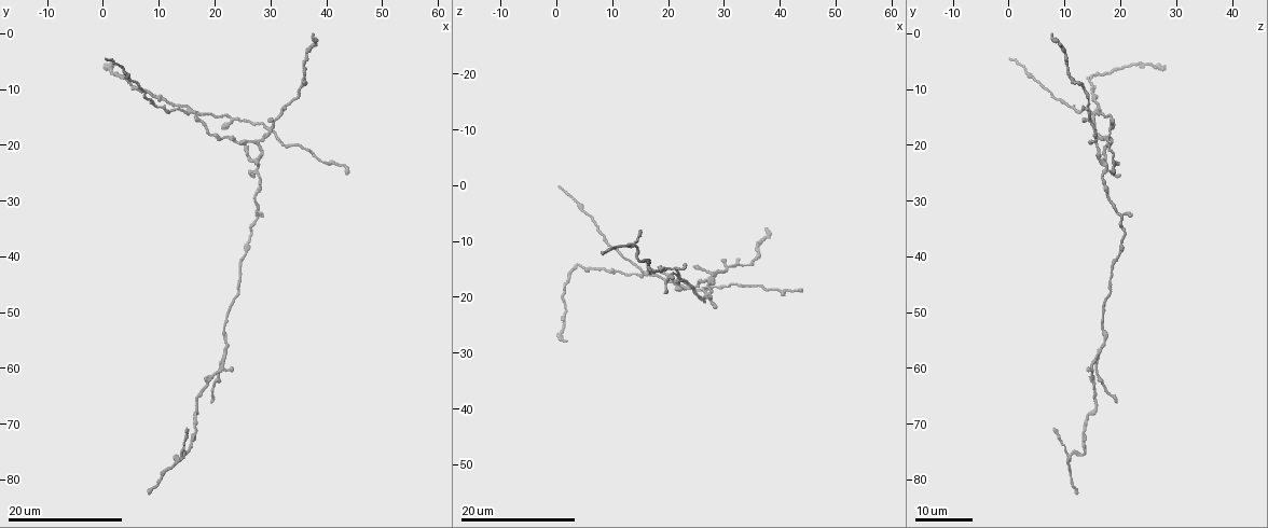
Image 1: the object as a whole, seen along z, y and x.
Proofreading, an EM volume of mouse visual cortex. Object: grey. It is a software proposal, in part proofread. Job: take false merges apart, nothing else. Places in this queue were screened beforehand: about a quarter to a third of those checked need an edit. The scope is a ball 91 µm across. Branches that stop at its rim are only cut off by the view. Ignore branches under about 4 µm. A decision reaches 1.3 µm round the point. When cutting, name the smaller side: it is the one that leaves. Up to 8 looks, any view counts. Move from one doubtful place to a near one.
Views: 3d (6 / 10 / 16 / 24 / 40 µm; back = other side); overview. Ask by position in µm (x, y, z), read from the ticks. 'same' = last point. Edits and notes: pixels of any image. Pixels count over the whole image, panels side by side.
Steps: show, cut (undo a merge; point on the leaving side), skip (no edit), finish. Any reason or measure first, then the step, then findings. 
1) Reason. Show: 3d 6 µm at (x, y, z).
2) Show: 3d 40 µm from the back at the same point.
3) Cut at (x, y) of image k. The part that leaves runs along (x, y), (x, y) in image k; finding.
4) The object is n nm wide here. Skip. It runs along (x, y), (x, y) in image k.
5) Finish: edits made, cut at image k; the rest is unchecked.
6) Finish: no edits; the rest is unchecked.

Arms part here. Show: 3d 24 µm at (16.5, 13.5, 15.5).

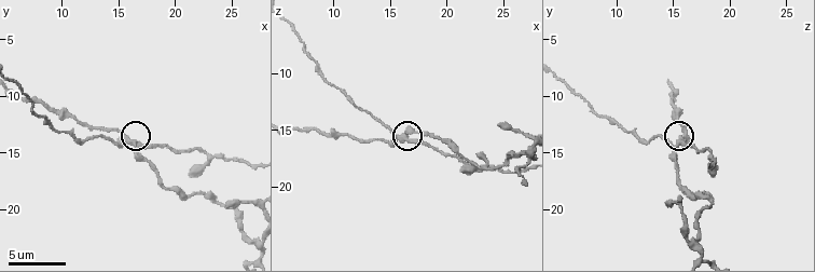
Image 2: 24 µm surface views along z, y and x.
Show: 3d 6 µm at (16.4, 14.0, 15.6).

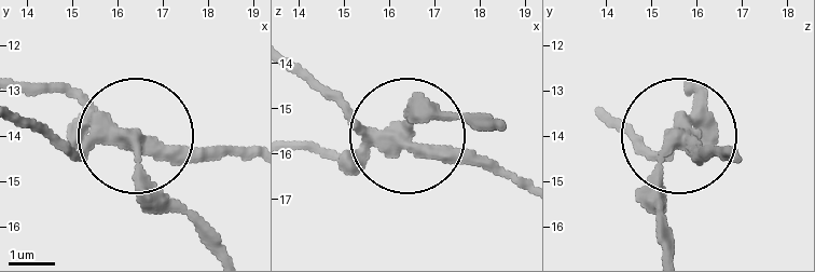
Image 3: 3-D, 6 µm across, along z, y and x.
The object is 320 nm wide here. Cut at (178, 148) of image 3. The part that leaves runs along (115, 139), (250, 151) in image 3; two neurons meet here.

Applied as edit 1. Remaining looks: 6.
Show: 3d 16 µm at (27.5, 23.0, 16.5).

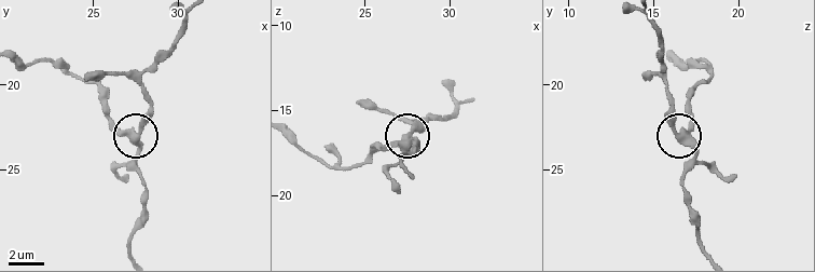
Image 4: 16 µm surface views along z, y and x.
Show: 3d 10 µm at (27.6, 22.9, 16.6).

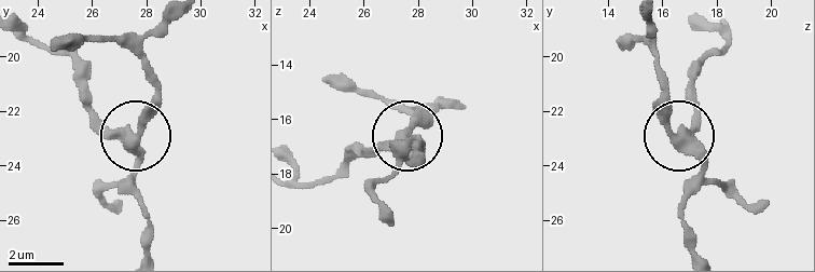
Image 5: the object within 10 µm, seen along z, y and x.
Show: 3d 10 µm from the back at (27.5, 22.9, 16.5).

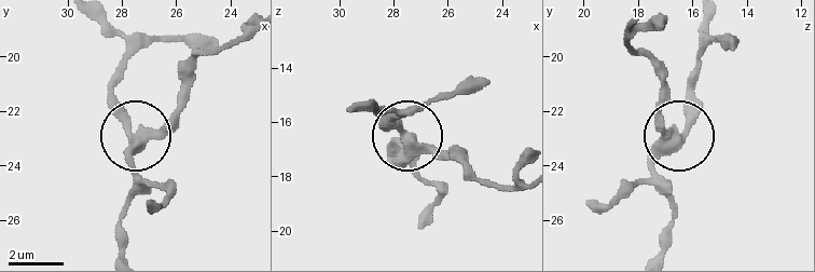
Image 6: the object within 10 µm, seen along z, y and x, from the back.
The object is 350 nm wide here. Skip. It runs along (661, 250), (675, 209), (654, 167), (687, 125), (695, 79) in image 6; continuous, no second neuron.

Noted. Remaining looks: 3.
Small branch off a trunk. Show: 3d 24 µm at (13.5, 76.0, 10.5).

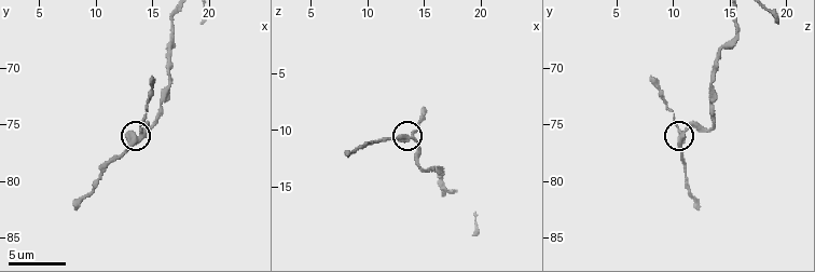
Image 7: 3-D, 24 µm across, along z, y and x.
Show: 3d 10 µm at (14.2, 75.8, 10.8).

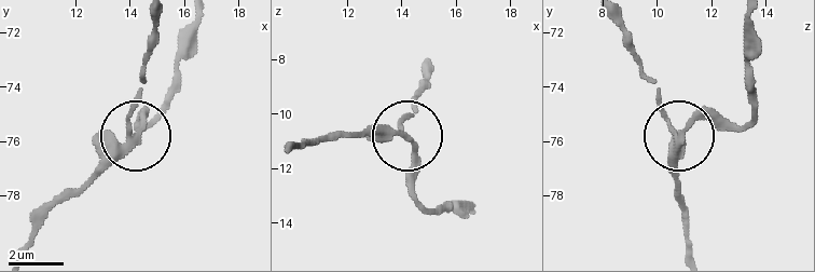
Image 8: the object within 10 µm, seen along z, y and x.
The object is 220 nm wide here. Cut at (130, 105) of image 8. The part that leaves runs along (132, 139), (153, 24) in image 8; a second neuron is stuck on.

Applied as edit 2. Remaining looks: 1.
Finish: edits made, cut at image 3, cut at image 8; the rest is unchecked.

